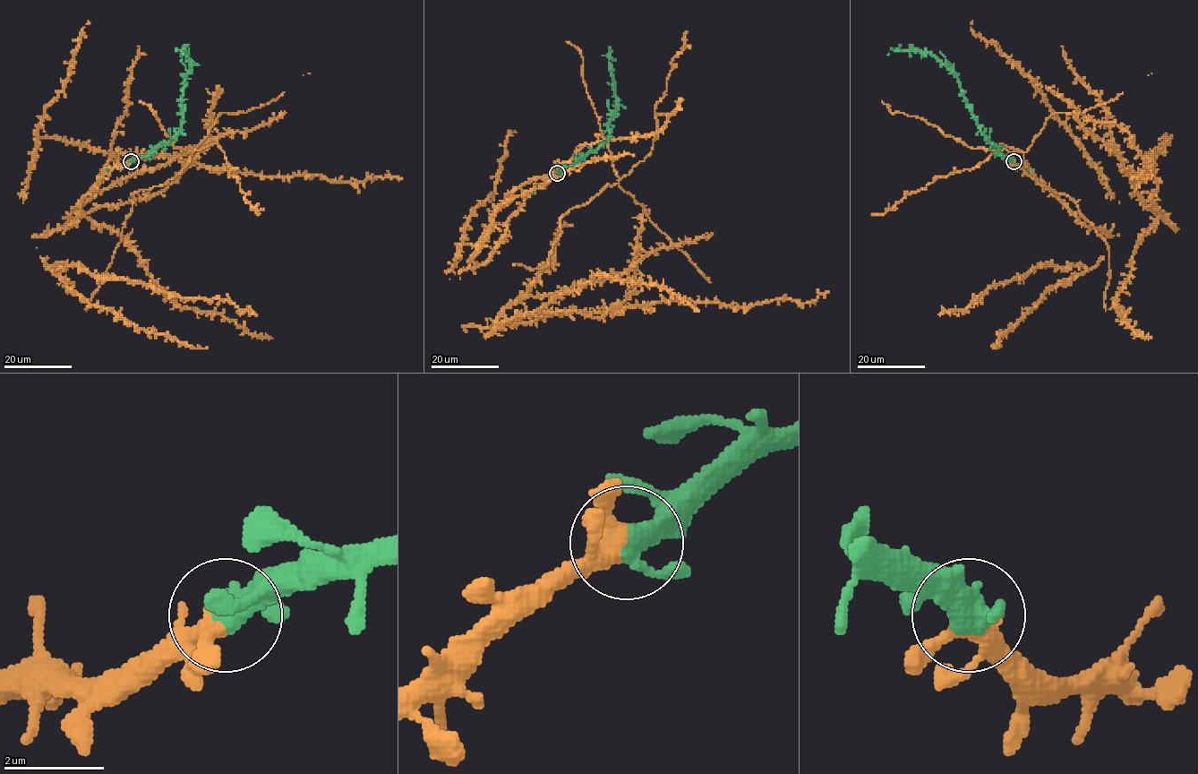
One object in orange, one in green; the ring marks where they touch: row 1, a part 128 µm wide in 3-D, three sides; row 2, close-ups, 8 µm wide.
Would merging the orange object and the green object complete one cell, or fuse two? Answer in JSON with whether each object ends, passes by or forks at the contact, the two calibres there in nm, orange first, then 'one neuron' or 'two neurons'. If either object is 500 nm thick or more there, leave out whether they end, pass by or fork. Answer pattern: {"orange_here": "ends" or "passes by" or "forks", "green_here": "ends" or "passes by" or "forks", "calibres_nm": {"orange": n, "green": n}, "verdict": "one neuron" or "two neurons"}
{"orange_here": "forks", "green_here": "passes by", "calibres_nm": {"orange": 300, "green": 400}, "verdict": "one neuron"}

